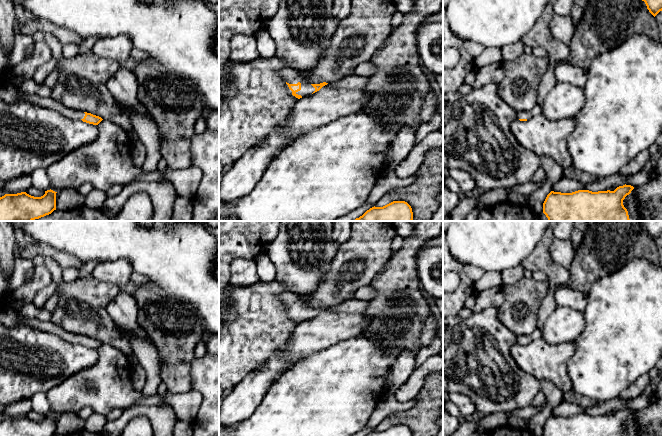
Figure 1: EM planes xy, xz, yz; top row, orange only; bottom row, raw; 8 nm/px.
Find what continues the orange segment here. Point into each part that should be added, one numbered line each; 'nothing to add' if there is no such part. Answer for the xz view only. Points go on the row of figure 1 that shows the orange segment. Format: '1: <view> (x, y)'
1: xz (291, 76)

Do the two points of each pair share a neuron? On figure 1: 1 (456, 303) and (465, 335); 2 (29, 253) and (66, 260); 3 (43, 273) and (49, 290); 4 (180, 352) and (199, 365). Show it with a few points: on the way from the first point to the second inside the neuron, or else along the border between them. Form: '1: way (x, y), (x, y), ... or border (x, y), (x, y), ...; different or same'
1: border (453, 315), (457, 316); different
2: way (38, 250), (47, 250), (57, 255); same
3: border (52, 281), (42, 287), (31, 301); different
4: border (190, 361), (191, 385); different

